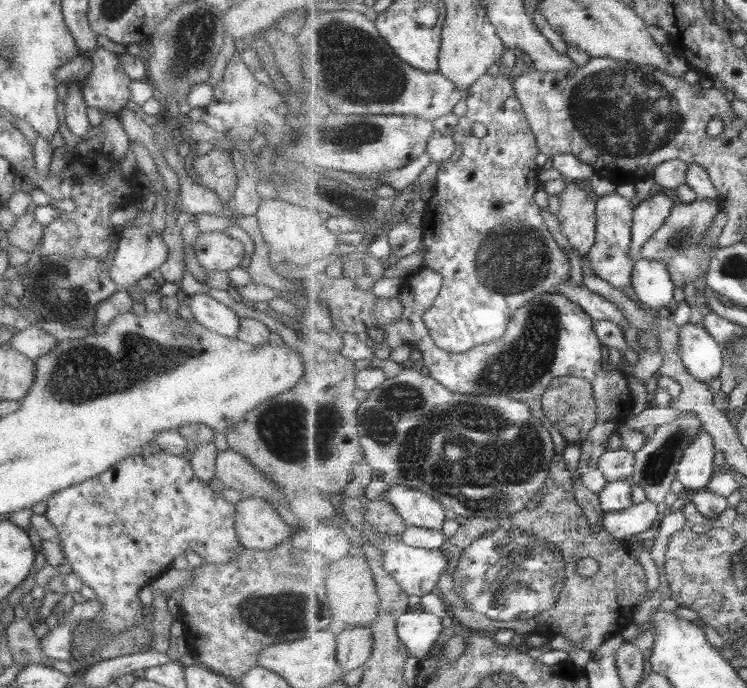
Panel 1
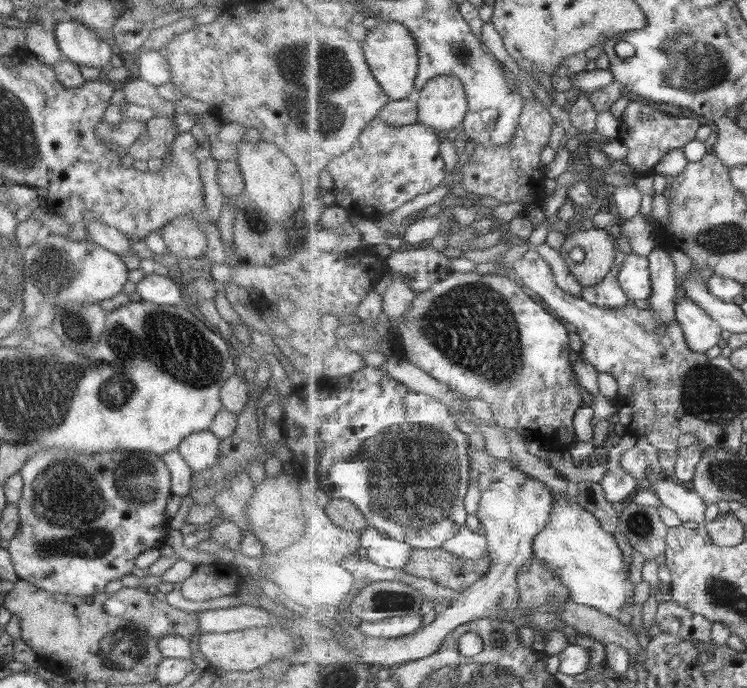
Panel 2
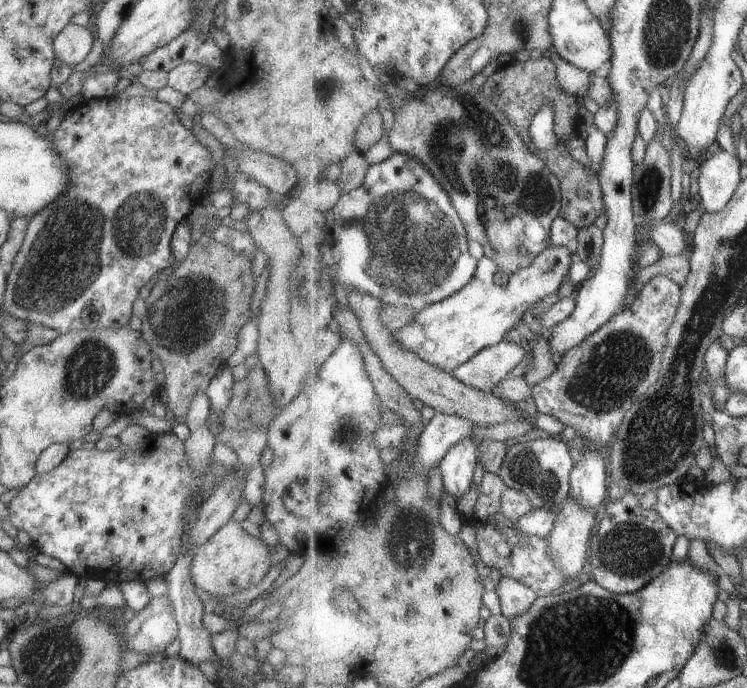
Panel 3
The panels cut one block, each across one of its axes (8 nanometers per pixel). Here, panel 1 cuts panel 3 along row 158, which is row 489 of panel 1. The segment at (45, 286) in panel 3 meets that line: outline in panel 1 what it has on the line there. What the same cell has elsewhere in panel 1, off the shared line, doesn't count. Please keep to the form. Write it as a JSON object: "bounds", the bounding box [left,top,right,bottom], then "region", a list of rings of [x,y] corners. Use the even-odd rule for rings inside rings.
{"bounds":[43,451,245,652],"region":[[[160,451],[148,456],[142,453],[129,456],[101,475],[53,494],[47,499],[47,506],[43,516],[57,530],[57,540],[72,566],[72,572],[96,591],[96,599],[103,608],[101,614],[92,620],[93,632],[79,636],[79,640],[73,643],[72,652],[84,645],[90,646],[108,633],[118,634],[141,621],[144,606],[137,592],[169,570],[176,556],[184,557],[188,552],[196,552],[210,564],[228,564],[245,549],[235,529],[235,504],[196,478],[189,455],[176,456]]]}

